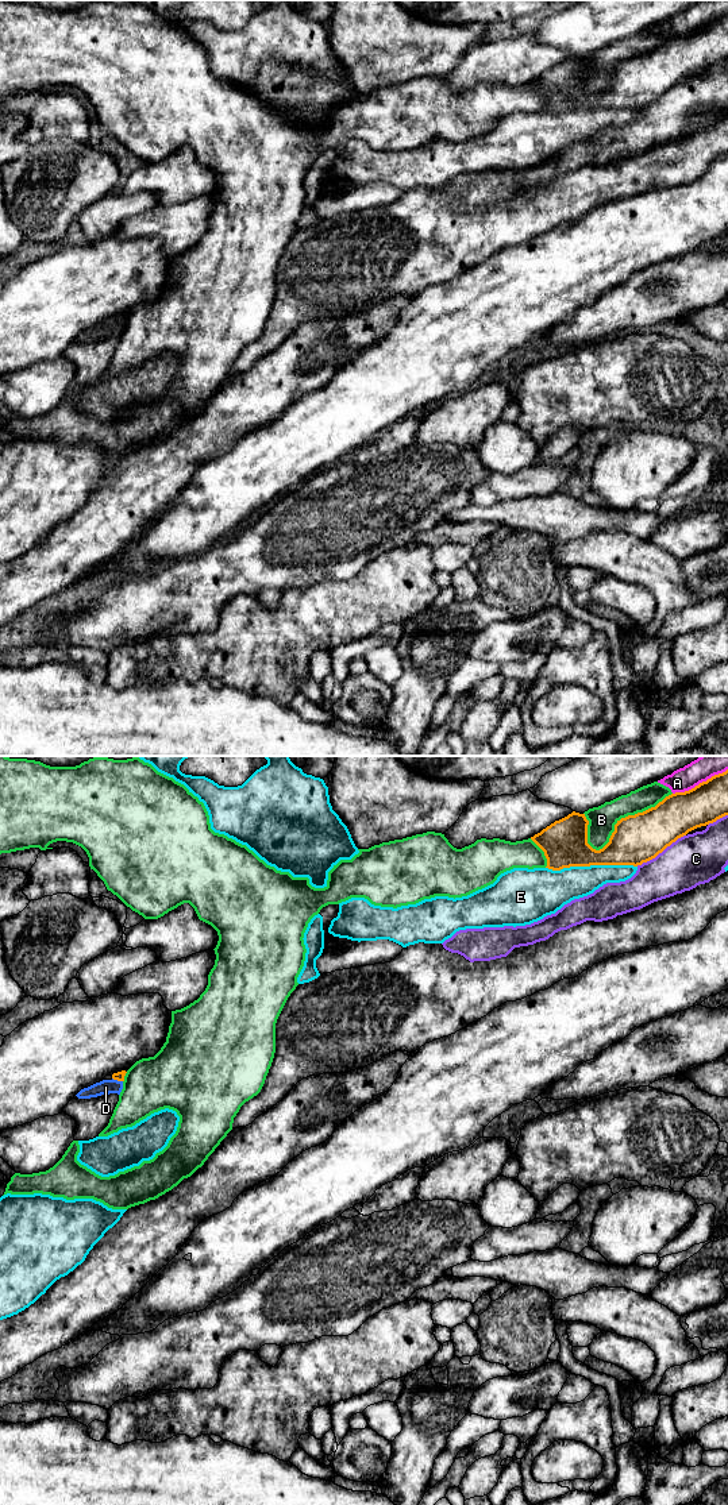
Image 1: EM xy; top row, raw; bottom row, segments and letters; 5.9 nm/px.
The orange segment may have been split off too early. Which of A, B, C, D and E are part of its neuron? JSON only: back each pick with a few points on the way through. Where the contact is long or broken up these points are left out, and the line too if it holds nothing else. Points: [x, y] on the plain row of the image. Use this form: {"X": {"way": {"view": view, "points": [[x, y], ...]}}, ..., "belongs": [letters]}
{"D": {"way": {"view": "xy", "points": [[119, 320], [118, 324], [112, 330], [106, 331]]}}, "belongs": ["D"]}

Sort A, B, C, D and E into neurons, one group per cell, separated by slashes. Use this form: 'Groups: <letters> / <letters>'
Groups: A / B / C / D / E

